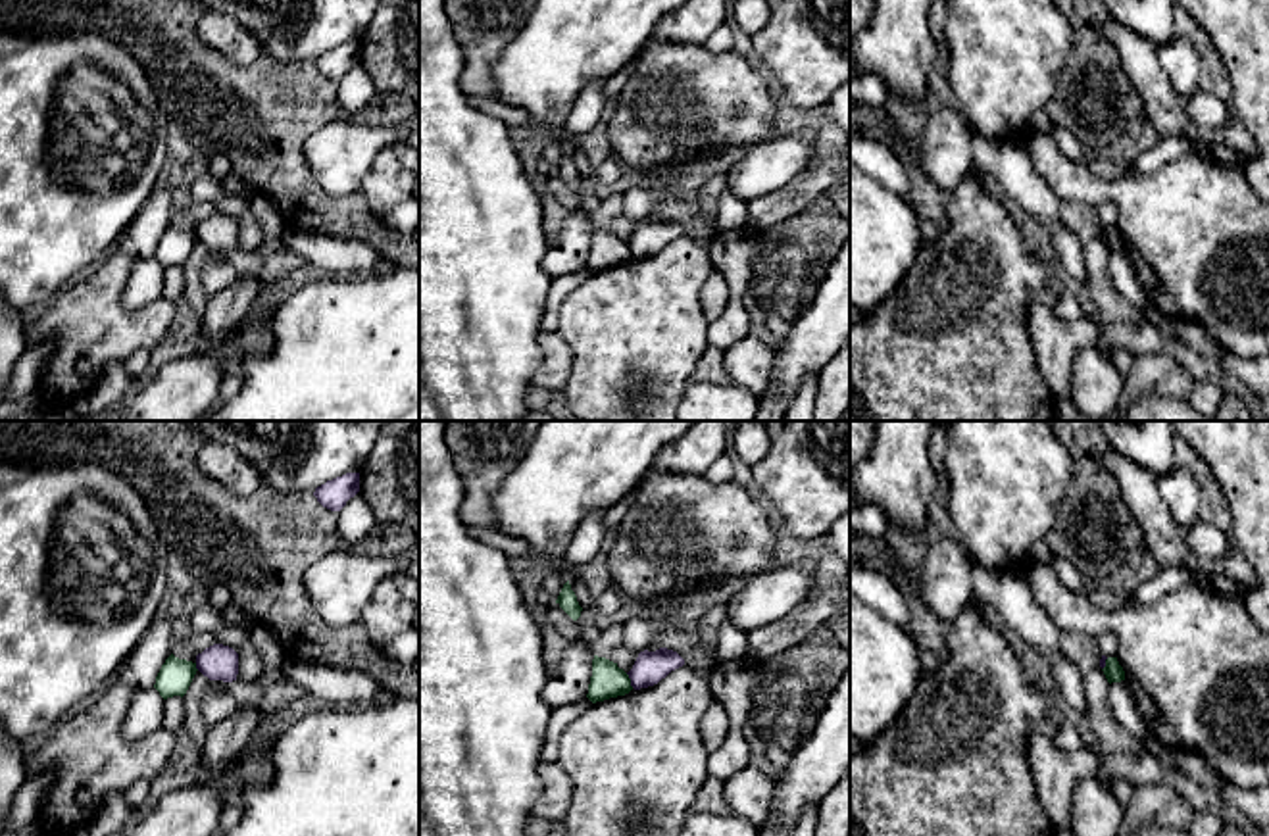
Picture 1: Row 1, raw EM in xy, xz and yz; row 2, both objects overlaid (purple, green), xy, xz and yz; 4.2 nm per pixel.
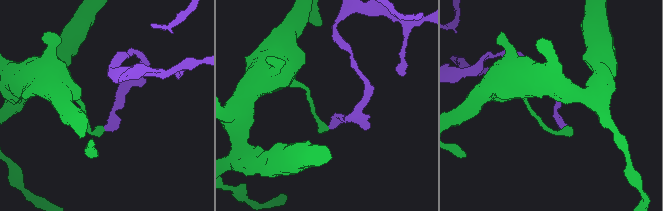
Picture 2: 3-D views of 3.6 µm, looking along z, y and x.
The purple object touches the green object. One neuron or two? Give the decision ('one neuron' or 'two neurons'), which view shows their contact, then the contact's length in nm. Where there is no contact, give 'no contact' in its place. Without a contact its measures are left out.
two neurons | xz | 70 nm

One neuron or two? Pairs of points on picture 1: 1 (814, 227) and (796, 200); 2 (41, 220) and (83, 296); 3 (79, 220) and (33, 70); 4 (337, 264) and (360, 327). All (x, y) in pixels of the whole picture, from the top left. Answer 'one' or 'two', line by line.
1: two
2: two
3: one
4: two

